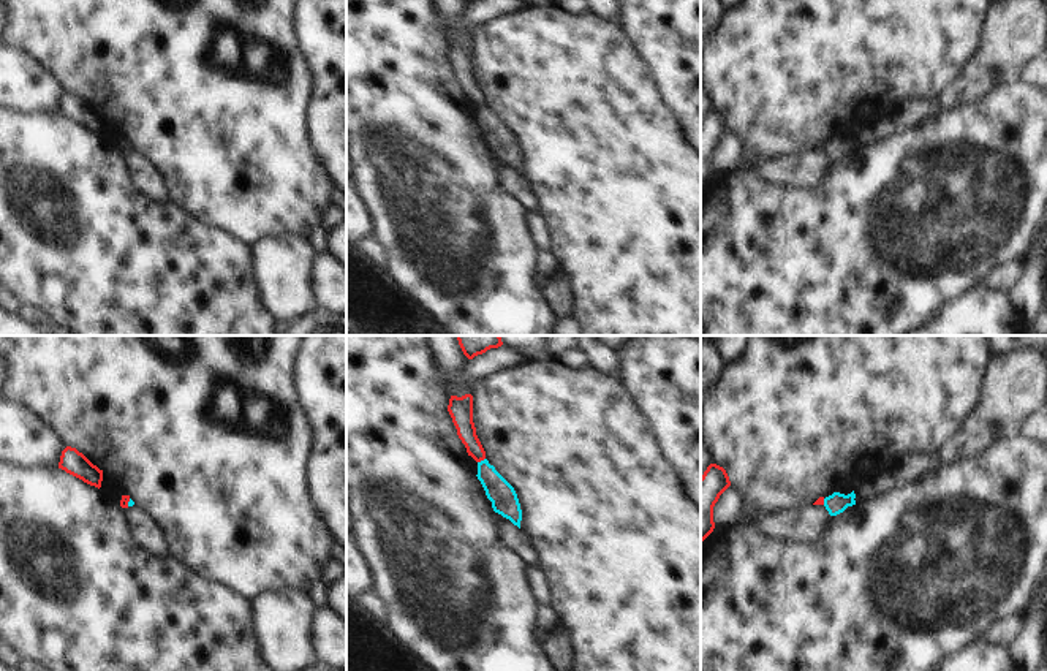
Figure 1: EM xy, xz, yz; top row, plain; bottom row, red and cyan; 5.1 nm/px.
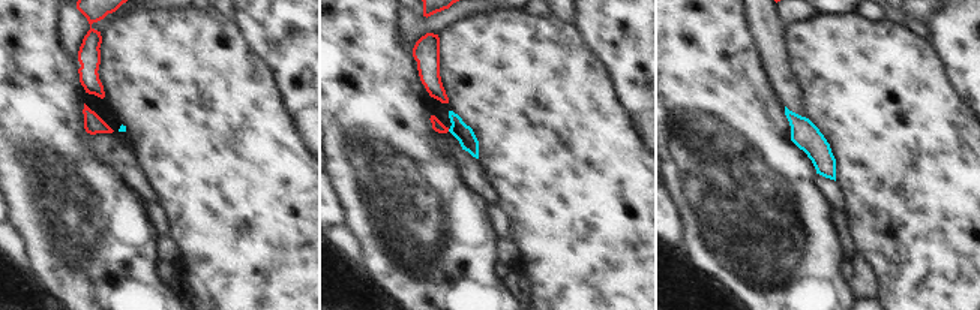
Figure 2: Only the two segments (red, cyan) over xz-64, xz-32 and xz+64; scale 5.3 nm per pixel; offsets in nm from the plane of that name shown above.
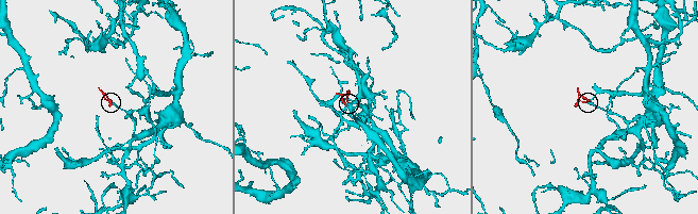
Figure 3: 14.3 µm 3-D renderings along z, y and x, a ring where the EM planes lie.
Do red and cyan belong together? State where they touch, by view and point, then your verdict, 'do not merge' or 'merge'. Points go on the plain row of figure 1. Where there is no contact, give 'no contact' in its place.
xz (481, 105) | do not merge

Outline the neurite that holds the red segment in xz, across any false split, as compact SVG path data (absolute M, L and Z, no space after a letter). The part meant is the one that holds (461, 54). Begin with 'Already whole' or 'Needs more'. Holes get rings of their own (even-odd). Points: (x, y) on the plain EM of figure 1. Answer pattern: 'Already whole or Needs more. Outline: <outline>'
Already whole. Outline: M451 41L448 57L457 74L459 84L467 93L468 101L471 101L476 108L484 106L486 97L476 81L476 73L473 68L473 41Z

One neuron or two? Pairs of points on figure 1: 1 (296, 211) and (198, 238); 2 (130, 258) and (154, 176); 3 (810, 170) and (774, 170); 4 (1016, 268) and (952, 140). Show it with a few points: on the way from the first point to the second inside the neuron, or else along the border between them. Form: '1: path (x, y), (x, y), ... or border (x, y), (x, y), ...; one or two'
1: border (193, 214), (209, 223), (230, 230), (250, 246); two
2: border (128, 163), (146, 193), (171, 201); two
3: path (801, 170), (783, 170); one
4: border (1022, 258), (1000, 263), (981, 282); two

